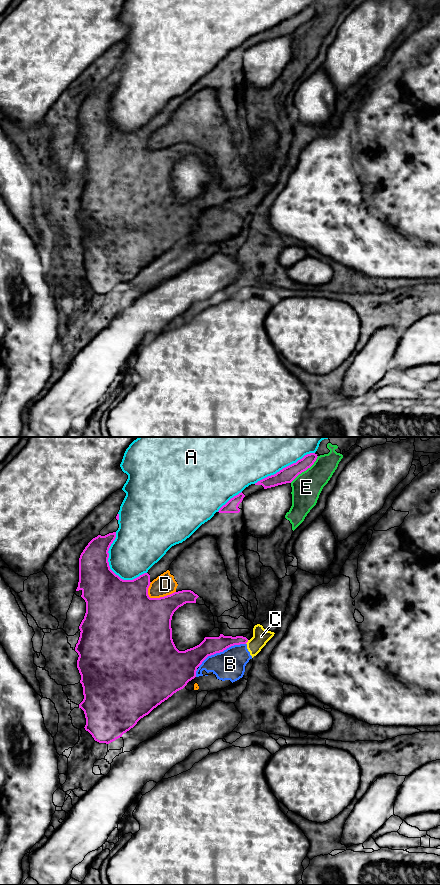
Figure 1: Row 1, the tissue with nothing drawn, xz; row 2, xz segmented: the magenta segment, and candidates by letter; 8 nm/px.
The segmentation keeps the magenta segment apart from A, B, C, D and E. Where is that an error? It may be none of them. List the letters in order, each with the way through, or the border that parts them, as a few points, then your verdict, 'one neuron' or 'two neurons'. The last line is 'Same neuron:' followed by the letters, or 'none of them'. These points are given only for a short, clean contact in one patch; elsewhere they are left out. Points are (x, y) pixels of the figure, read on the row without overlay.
A: two neurons
B: along xz (245, 195), (231, 197), (222, 203), (211, 206), (198, 218) | two neurons
C: along xz (248, 192), (245, 195) | two neurons
D: two neurons
E: two neurons
Same neuron: none of them

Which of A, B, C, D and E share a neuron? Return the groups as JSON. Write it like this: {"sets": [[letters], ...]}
{"sets": [["A"], ["B", "C", "D", "E"]]}

